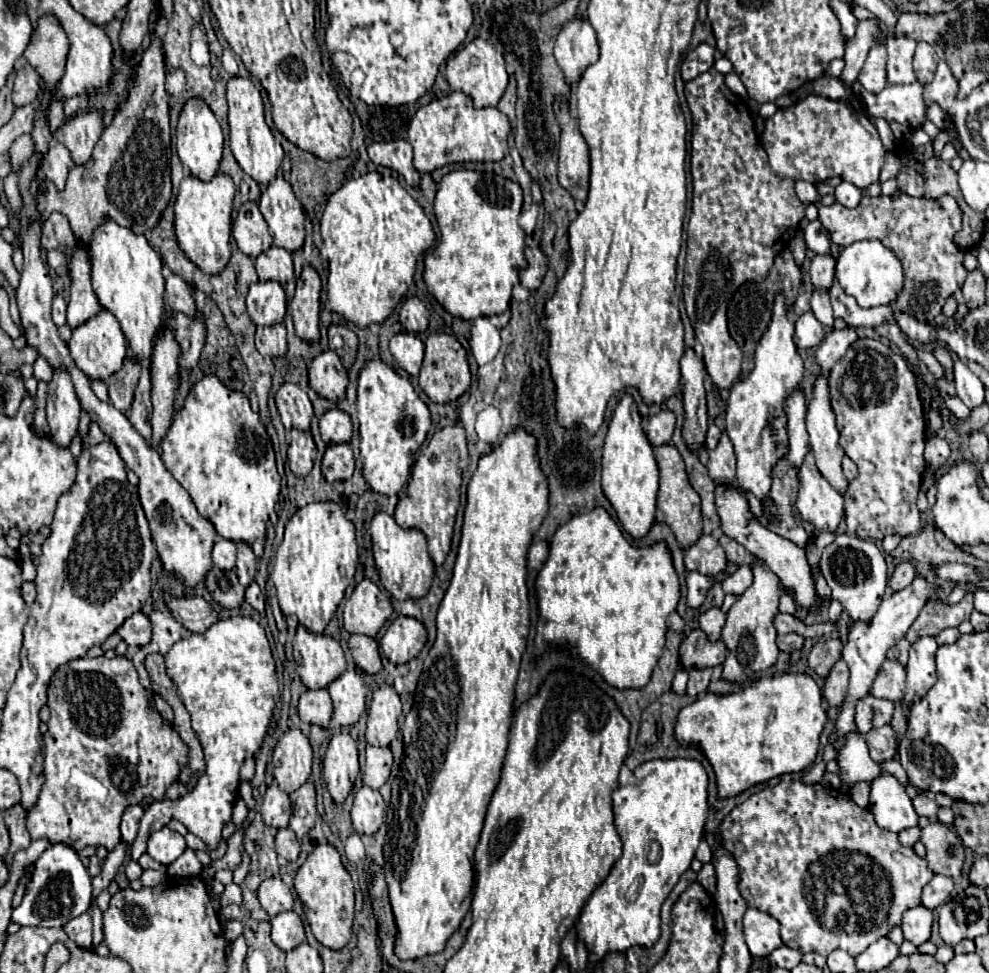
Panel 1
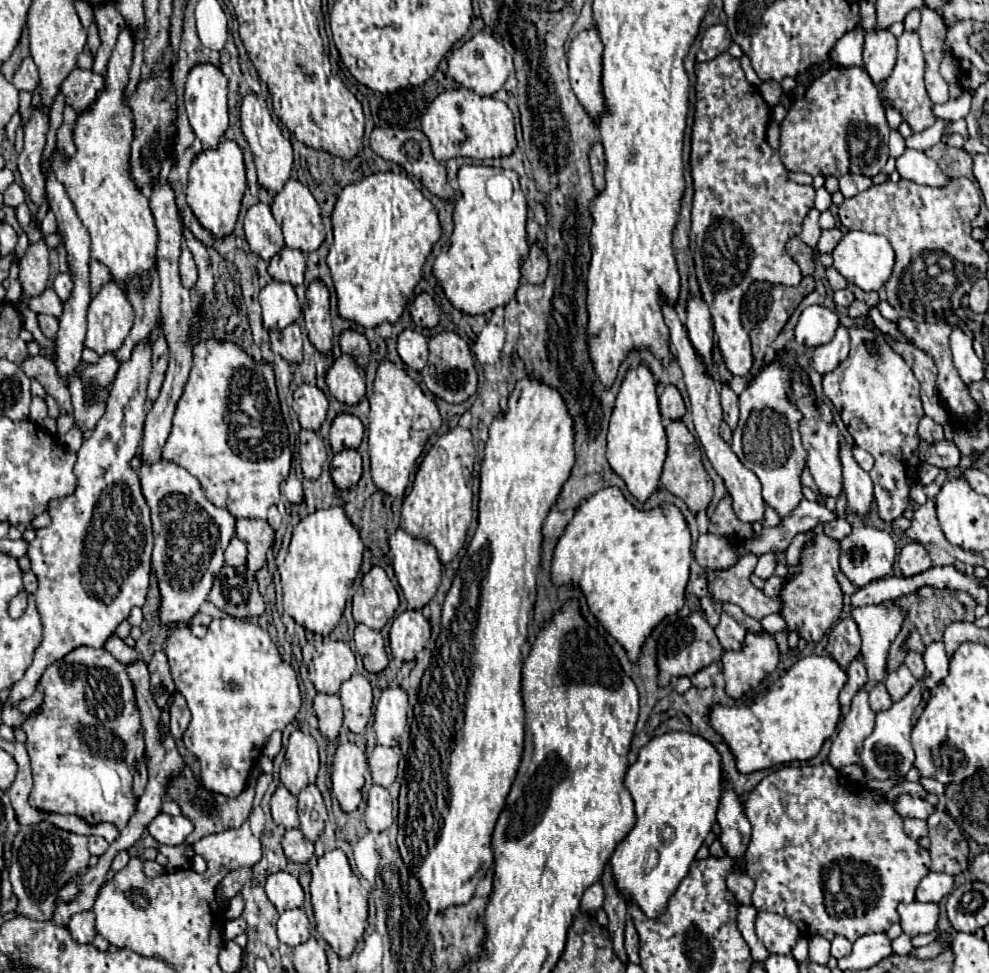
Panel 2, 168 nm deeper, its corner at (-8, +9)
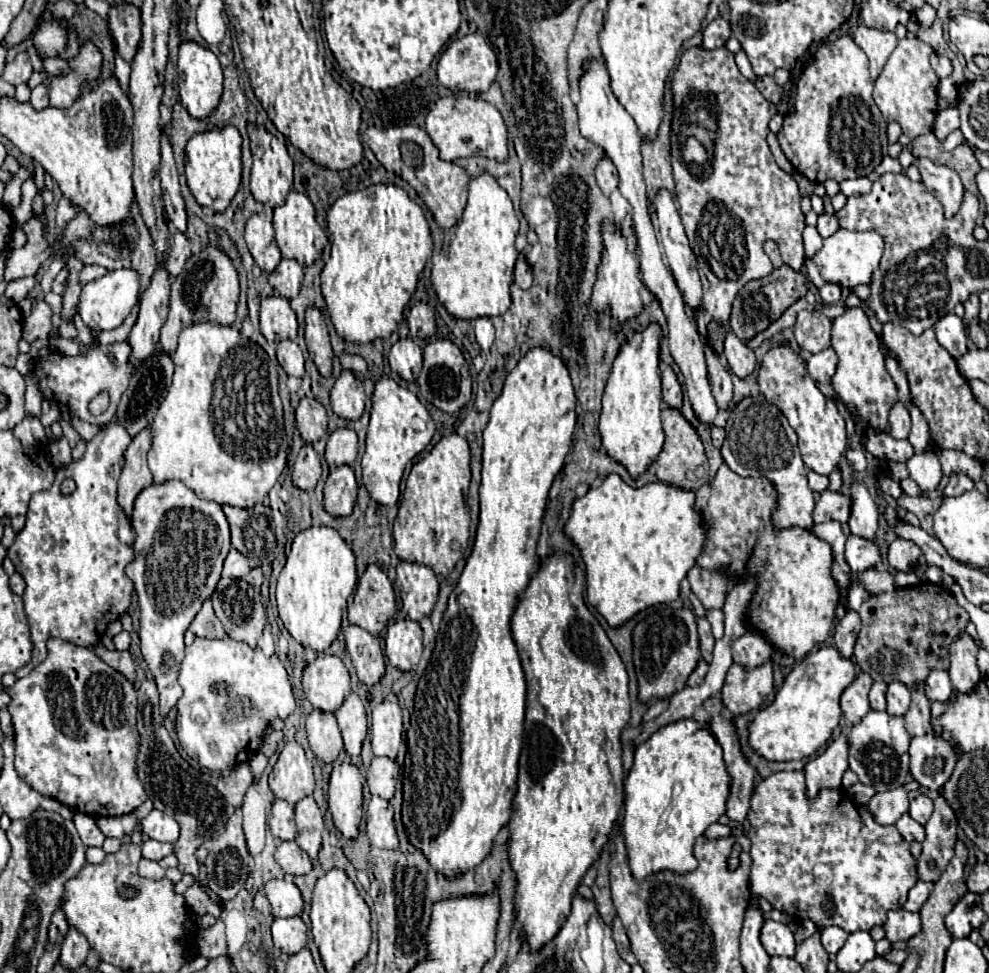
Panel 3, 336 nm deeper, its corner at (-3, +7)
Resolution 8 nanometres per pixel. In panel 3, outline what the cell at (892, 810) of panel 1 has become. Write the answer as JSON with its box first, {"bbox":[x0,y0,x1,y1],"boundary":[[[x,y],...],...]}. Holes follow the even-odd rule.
{"bbox":[909,794,933,824],"boundary":[[[921,794],[921,796],[917,796],[915,800],[911,800],[909,816],[911,816],[913,820],[917,820],[919,824],[925,824],[925,822],[929,820],[931,812],[933,812],[933,800],[931,800],[929,796]]]}

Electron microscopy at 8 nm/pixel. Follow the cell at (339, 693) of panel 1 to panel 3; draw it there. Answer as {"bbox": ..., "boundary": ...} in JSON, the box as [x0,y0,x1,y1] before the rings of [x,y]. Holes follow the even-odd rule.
{"bbox":[335,692,367,754],"boundary":[[[351,692],[341,704],[341,708],[335,712],[335,718],[343,734],[345,750],[349,754],[359,754],[361,744],[367,736],[367,716],[365,716],[363,700],[355,692]]]}

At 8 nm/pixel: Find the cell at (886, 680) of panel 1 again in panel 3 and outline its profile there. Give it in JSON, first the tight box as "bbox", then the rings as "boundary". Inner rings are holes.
{"bbox":[887,682,911,716],"boundary":[[[891,682],[887,690],[887,712],[891,716],[905,716],[911,704],[909,688],[903,682]]]}

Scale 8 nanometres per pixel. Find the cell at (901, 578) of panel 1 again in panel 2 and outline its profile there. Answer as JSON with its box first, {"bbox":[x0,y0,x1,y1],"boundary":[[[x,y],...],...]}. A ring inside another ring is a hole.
{"bbox":[898,542,932,576],"boundary":[[[910,542],[900,550],[898,566],[904,576],[916,576],[916,574],[932,568],[932,560],[930,560],[928,552],[924,550],[924,546],[920,546],[918,542]]]}

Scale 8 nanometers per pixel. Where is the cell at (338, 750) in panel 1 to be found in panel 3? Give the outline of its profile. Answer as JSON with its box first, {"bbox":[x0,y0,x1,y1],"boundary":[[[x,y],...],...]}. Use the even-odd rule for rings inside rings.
{"bbox":[329,760,363,838],"boundary":[[[335,760],[329,778],[329,812],[335,826],[345,838],[357,836],[357,826],[363,816],[363,796],[361,796],[361,772],[355,764],[347,760]]]}

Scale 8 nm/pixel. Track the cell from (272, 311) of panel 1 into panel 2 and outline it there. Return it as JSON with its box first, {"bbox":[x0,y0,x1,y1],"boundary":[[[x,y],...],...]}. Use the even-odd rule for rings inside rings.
{"bbox":[260,282,300,332],"boundary":[[[270,282],[260,292],[260,304],[264,328],[268,332],[284,330],[300,318],[300,304],[290,284]]]}

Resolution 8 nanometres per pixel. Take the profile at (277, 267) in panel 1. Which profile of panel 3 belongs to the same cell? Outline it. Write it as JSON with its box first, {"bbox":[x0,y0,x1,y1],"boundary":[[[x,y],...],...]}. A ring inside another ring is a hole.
{"bbox":[269,258,303,298],"boundary":[[[283,258],[279,266],[269,274],[269,284],[275,288],[277,294],[285,298],[295,298],[299,294],[303,280],[303,266],[297,260]]]}

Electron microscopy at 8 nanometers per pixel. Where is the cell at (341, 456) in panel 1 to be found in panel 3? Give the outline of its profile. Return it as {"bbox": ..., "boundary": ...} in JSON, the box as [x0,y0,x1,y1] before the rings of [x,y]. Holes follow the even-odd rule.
{"bbox":[325,466,357,516],"boundary":[[[337,466],[325,482],[325,510],[333,516],[349,516],[357,500],[357,482],[351,466]]]}

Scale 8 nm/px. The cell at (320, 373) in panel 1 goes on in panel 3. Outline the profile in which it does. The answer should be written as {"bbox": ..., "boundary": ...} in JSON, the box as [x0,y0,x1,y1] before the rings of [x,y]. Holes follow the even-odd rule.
{"bbox":[331,370,365,420],"boundary":[[[343,370],[341,376],[335,380],[331,388],[331,408],[341,418],[347,420],[361,418],[365,408],[365,392],[363,392],[363,382],[359,386],[353,372]]]}

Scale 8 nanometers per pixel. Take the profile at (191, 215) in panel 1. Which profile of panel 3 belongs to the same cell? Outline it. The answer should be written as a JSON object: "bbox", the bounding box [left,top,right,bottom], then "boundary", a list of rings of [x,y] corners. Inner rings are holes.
{"bbox":[185,126,241,212],"boundary":[[[233,126],[215,132],[203,132],[189,140],[185,148],[187,186],[199,206],[209,206],[215,212],[225,212],[241,184],[241,136]]]}

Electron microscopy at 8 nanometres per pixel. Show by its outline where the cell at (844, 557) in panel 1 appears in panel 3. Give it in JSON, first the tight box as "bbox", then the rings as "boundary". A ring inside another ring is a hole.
{"bbox":[845,534,881,574],"boundary":[[[851,534],[845,544],[845,560],[853,574],[861,574],[869,568],[875,568],[881,562],[881,550],[875,540]]]}

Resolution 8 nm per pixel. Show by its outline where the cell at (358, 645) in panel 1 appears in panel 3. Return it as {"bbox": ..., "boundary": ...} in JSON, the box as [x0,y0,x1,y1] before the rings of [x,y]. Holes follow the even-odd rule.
{"bbox":[343,626,385,686],"boundary":[[[347,626],[343,634],[347,652],[351,654],[351,662],[357,670],[357,678],[365,686],[377,684],[379,678],[385,674],[385,660],[377,636],[369,634],[359,626]]]}

